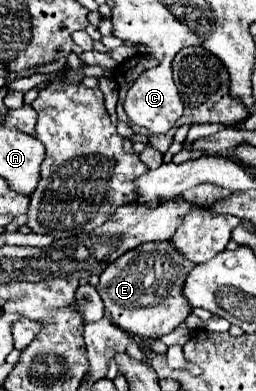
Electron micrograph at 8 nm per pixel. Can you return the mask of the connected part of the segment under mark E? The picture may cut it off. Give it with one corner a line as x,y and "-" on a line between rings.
171,240
145,242
125,252
105,268
97,284
97,292
105,302
105,316
113,324
119,324
119,328
145,338
169,334
191,314
191,306
183,296
183,284
191,268
195,268
195,264
187,260

